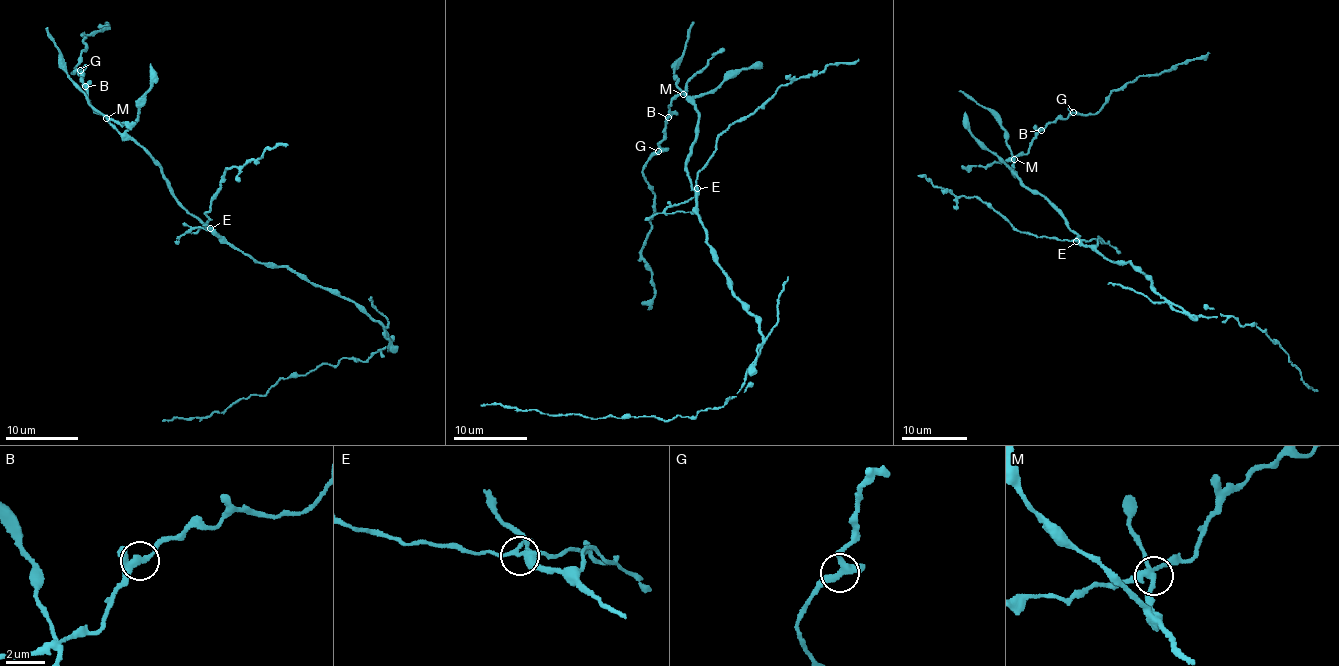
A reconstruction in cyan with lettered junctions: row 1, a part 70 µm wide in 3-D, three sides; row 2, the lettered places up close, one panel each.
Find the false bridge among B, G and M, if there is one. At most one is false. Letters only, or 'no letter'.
M

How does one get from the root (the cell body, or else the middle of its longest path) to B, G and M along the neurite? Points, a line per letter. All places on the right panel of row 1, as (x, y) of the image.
B: (1106, 259), (1095, 247), (1083, 245), (1057, 211), (1022, 187), (1016, 176), (1015, 157), (1028, 152), (1041, 130)
G: (1106, 259), (1083, 245), (1042, 195), (1022, 187), (1013, 169), (1034, 134), (1073, 112)
M: (1106, 259), (1095, 247), (1083, 245), (1065, 220), (1042, 195), (1022, 187), (1013, 169), (1013, 158)

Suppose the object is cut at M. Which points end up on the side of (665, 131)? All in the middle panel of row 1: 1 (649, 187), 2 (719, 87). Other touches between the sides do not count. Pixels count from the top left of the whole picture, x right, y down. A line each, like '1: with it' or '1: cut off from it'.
1: with it
2: cut off from it

